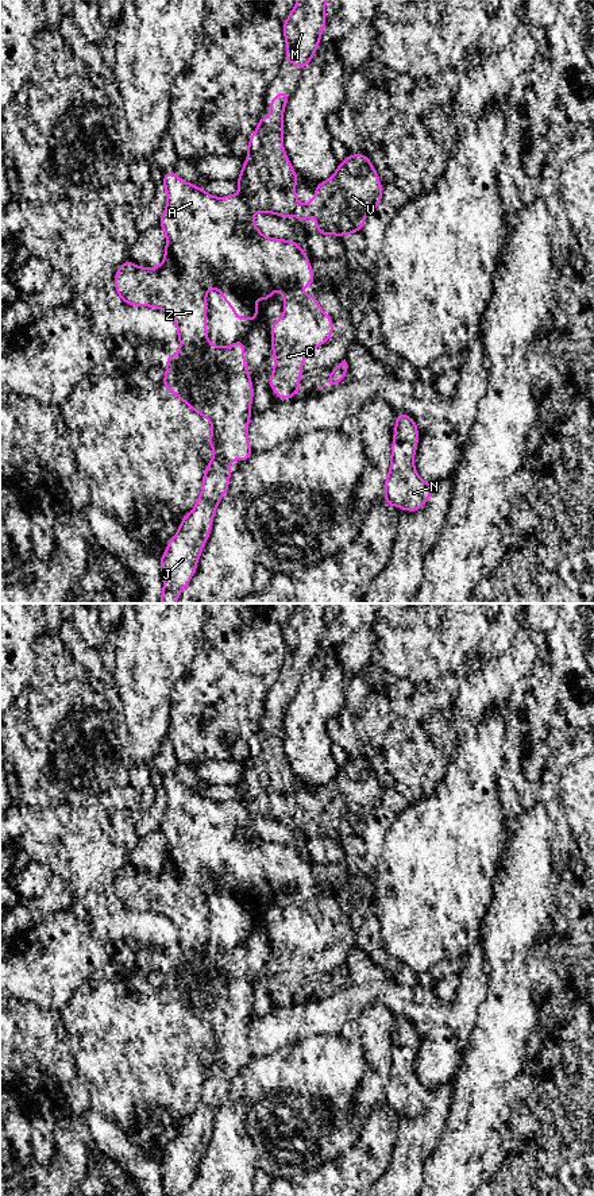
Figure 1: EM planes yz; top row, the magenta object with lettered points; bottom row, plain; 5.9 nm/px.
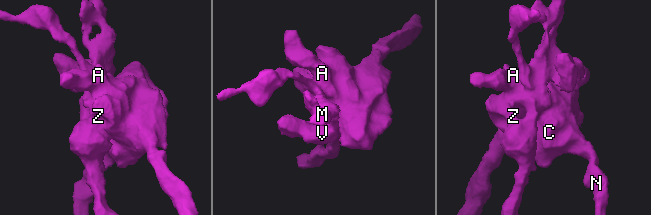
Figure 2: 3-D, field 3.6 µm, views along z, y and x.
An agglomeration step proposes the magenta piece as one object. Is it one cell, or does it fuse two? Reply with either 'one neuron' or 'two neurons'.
two neurons

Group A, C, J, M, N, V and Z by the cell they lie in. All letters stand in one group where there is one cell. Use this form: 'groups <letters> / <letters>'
groups A C N Z / J M V

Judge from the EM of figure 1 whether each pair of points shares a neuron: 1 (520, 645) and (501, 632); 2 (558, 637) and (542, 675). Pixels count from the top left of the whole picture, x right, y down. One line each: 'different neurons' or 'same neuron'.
1: different neurons
2: same neuron

